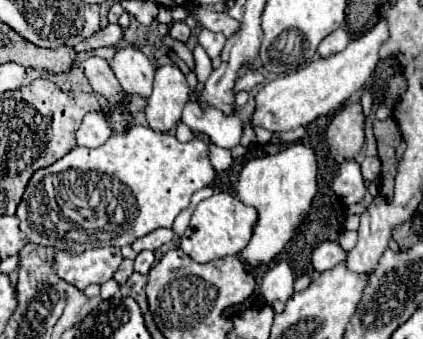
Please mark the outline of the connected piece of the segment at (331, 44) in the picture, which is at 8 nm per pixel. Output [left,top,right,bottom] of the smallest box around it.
[319,28,351,56]

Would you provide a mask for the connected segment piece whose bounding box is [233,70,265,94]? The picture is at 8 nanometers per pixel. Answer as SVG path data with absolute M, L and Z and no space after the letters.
M255 70L255 72L243 72L243 74L239 74L239 78L237 78L237 86L233 86L233 92L235 94L239 94L239 92L249 92L253 86L257 86L259 82L263 82L263 74L261 74L261 70Z

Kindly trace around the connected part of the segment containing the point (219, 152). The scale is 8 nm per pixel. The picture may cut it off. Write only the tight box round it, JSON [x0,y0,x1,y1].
[203,138,233,172]

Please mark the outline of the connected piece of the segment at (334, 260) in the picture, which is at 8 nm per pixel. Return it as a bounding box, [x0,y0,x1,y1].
[311,242,347,272]

